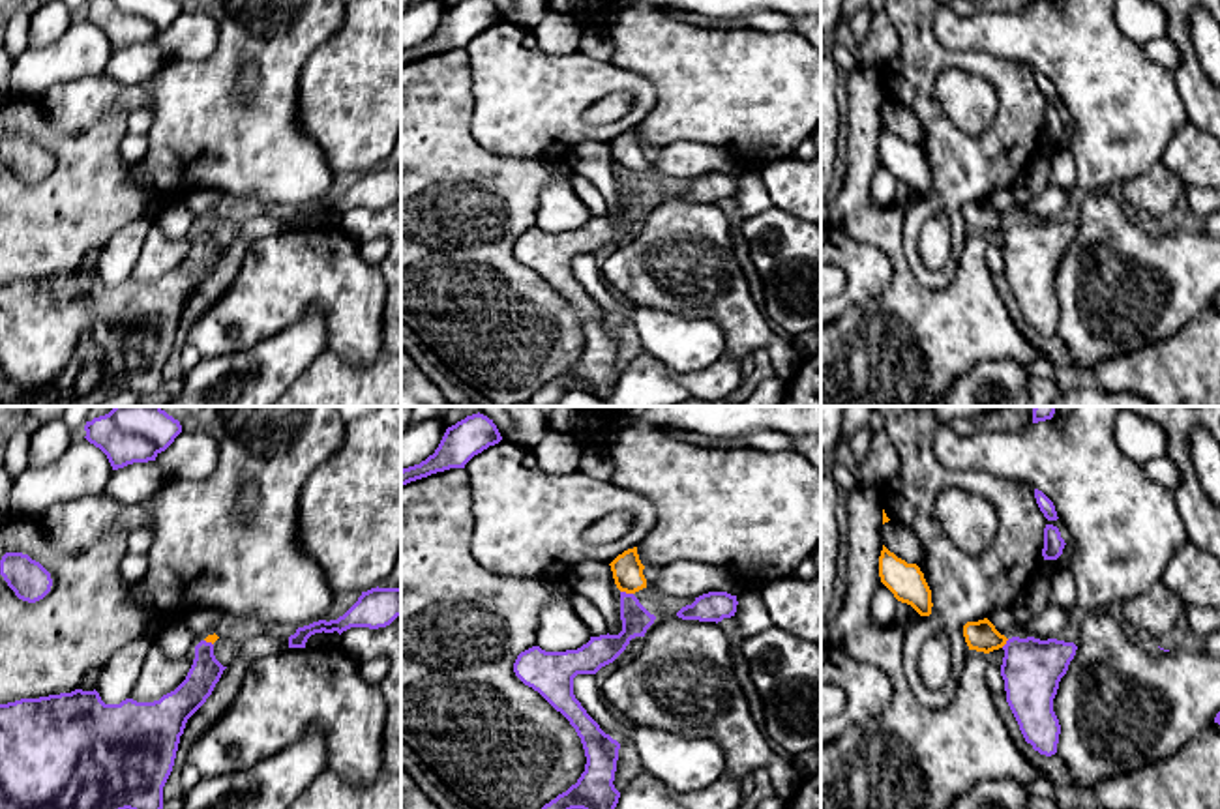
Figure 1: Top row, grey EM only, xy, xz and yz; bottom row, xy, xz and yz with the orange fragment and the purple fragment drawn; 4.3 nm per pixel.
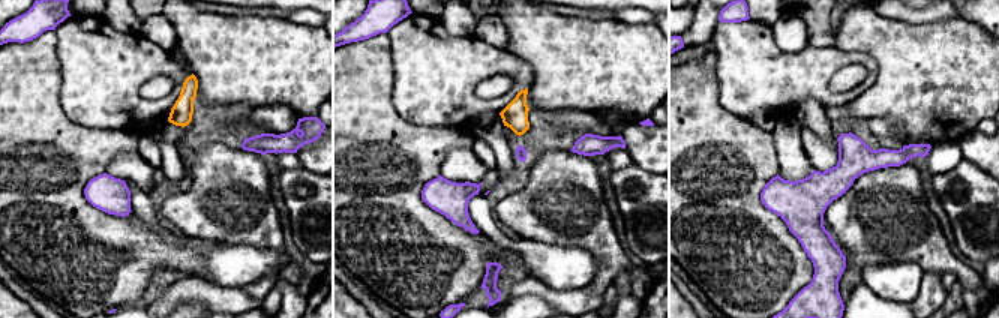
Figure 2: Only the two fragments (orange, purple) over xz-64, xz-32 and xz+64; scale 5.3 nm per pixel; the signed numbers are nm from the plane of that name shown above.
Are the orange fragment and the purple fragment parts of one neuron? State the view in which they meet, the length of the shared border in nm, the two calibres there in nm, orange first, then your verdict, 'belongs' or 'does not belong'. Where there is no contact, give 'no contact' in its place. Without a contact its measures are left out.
meets orange in xz; contact 60 nm long; 130 nm thick on the orange side, 120 nm on the other; does not belong

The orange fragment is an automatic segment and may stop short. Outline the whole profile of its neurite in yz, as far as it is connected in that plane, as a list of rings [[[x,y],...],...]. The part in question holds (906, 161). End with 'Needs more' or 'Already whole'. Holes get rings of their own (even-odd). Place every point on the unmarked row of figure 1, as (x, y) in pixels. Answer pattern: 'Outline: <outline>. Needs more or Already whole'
Outline: [[[883,125],[879,157],[898,182],[911,185],[920,197],[931,195],[931,170],[916,144],[907,144]]]. Already whole

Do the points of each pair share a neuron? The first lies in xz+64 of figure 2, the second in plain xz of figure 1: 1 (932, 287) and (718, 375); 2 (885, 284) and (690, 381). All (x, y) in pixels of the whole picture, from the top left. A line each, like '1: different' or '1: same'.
1: same
2: different

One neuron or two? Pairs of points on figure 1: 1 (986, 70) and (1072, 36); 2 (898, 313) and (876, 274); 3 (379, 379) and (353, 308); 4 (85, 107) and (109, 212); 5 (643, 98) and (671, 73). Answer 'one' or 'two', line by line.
1: two
2: two
3: two
4: two
5: two

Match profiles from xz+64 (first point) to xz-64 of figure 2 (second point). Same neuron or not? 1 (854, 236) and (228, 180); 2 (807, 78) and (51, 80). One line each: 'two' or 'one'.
1: one
2: two

